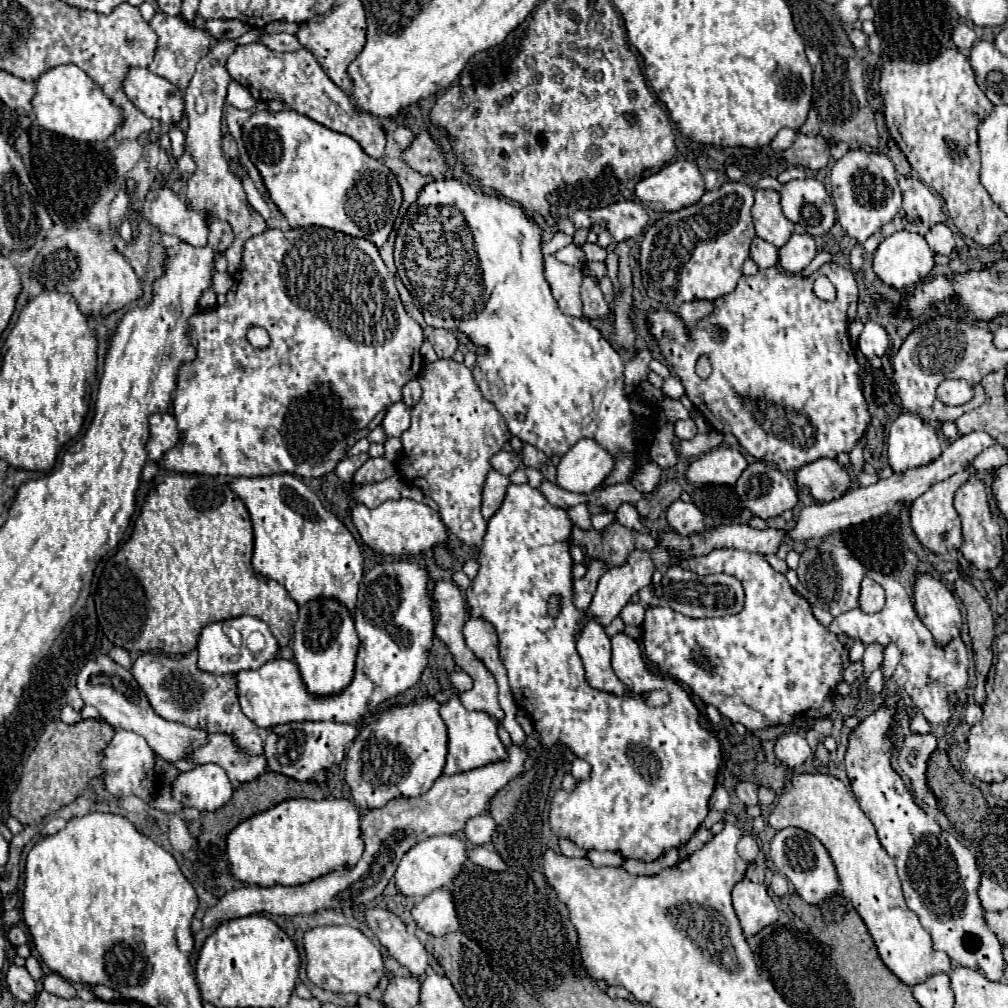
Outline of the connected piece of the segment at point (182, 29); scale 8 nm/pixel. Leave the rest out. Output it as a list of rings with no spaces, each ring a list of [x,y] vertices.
[[[156,12],[156,16],[150,20],[150,26],[158,36],[156,54],[154,54],[154,60],[148,66],[150,72],[170,80],[180,90],[186,90],[188,82],[192,80],[192,74],[196,70],[198,60],[208,54],[208,44],[210,44],[208,34],[198,26],[190,26],[180,16],[166,16],[162,12]]]

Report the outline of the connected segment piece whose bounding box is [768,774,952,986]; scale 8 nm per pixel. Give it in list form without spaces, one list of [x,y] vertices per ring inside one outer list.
[[[796,774],[788,790],[778,796],[776,810],[768,818],[776,830],[794,826],[814,834],[836,864],[844,896],[862,916],[874,938],[882,962],[908,986],[924,982],[930,974],[950,972],[952,962],[944,952],[934,952],[928,930],[906,906],[896,866],[878,842],[874,824],[860,810],[856,796],[830,774]]]

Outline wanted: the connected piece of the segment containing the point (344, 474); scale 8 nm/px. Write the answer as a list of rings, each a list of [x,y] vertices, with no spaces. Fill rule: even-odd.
[[[358,454],[358,456],[352,456],[352,458],[342,458],[342,460],[336,464],[334,474],[336,474],[340,480],[350,480],[350,478],[354,476],[354,472],[356,472],[368,458],[370,458],[368,454]]]

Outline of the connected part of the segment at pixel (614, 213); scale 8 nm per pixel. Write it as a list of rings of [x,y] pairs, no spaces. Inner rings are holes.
[[[616,202],[598,210],[578,210],[570,214],[574,228],[602,226],[612,232],[616,242],[638,236],[648,224],[648,214],[638,202]]]

